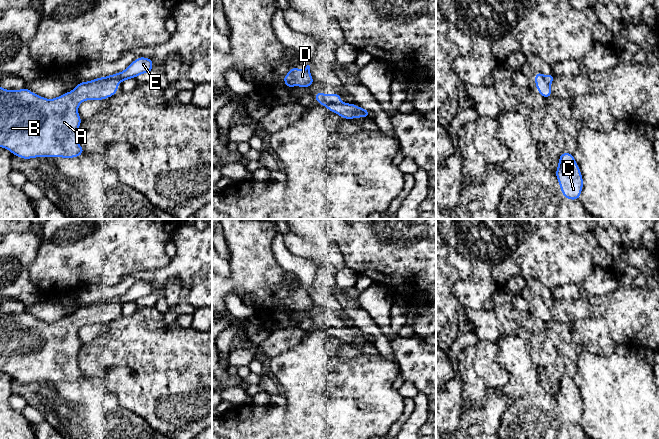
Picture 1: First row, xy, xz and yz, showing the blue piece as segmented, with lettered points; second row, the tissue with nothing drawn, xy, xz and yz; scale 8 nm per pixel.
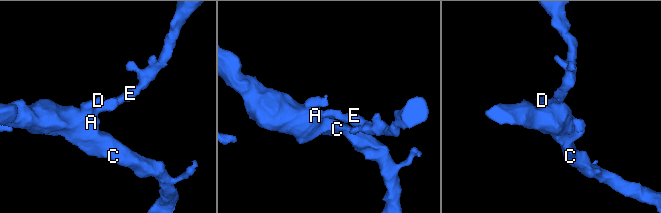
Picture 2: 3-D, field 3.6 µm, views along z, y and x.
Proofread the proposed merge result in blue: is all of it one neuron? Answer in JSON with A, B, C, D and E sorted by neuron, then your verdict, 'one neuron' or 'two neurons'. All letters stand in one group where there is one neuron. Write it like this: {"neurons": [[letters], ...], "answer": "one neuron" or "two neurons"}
{"neurons": [["A", "B", "C", "D", "E"]], "answer": "one neuron"}

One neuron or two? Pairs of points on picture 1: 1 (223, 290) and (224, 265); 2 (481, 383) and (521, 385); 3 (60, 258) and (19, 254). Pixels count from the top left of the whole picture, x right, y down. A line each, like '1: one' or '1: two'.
1: two
2: two
3: two

